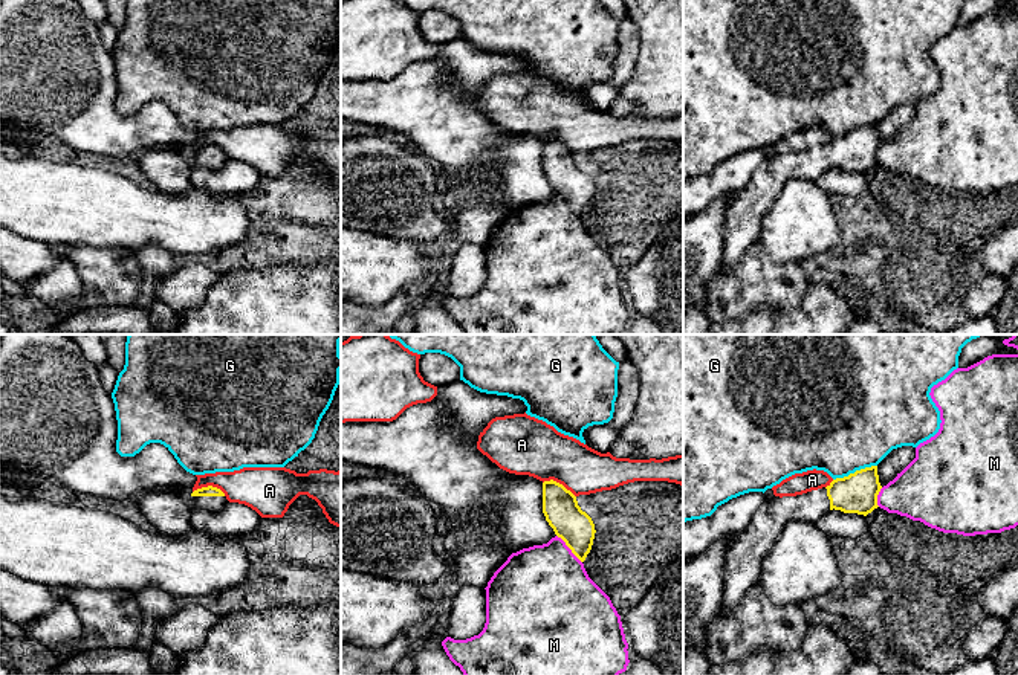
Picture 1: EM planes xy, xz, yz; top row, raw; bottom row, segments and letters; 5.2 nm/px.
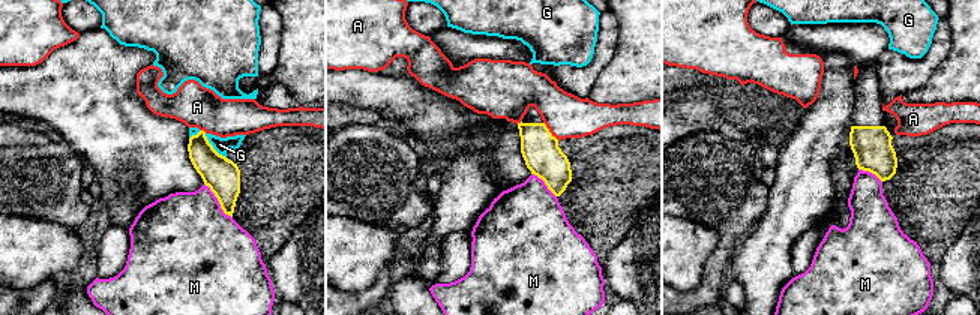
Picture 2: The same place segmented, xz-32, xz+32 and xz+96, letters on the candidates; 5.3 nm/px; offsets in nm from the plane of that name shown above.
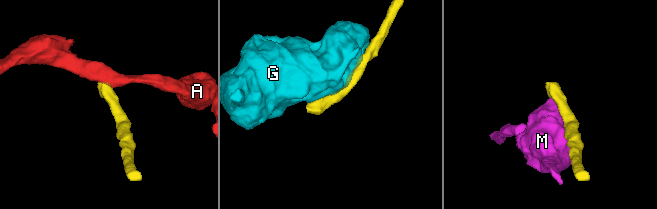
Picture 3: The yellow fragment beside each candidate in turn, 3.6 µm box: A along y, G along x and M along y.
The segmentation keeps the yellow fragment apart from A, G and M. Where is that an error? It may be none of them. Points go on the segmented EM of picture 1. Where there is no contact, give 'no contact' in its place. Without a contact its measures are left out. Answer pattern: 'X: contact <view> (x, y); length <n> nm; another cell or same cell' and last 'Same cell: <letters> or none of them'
A: contact xy (210, 486); length 180 nm; another cell
G: contact yz (856, 471); length 240 nm; another cell
M: contact xz (569, 547); length 200 nm; another cell
Same cell: none of them

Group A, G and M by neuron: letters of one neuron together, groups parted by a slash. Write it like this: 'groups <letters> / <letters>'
groups A / G / M

